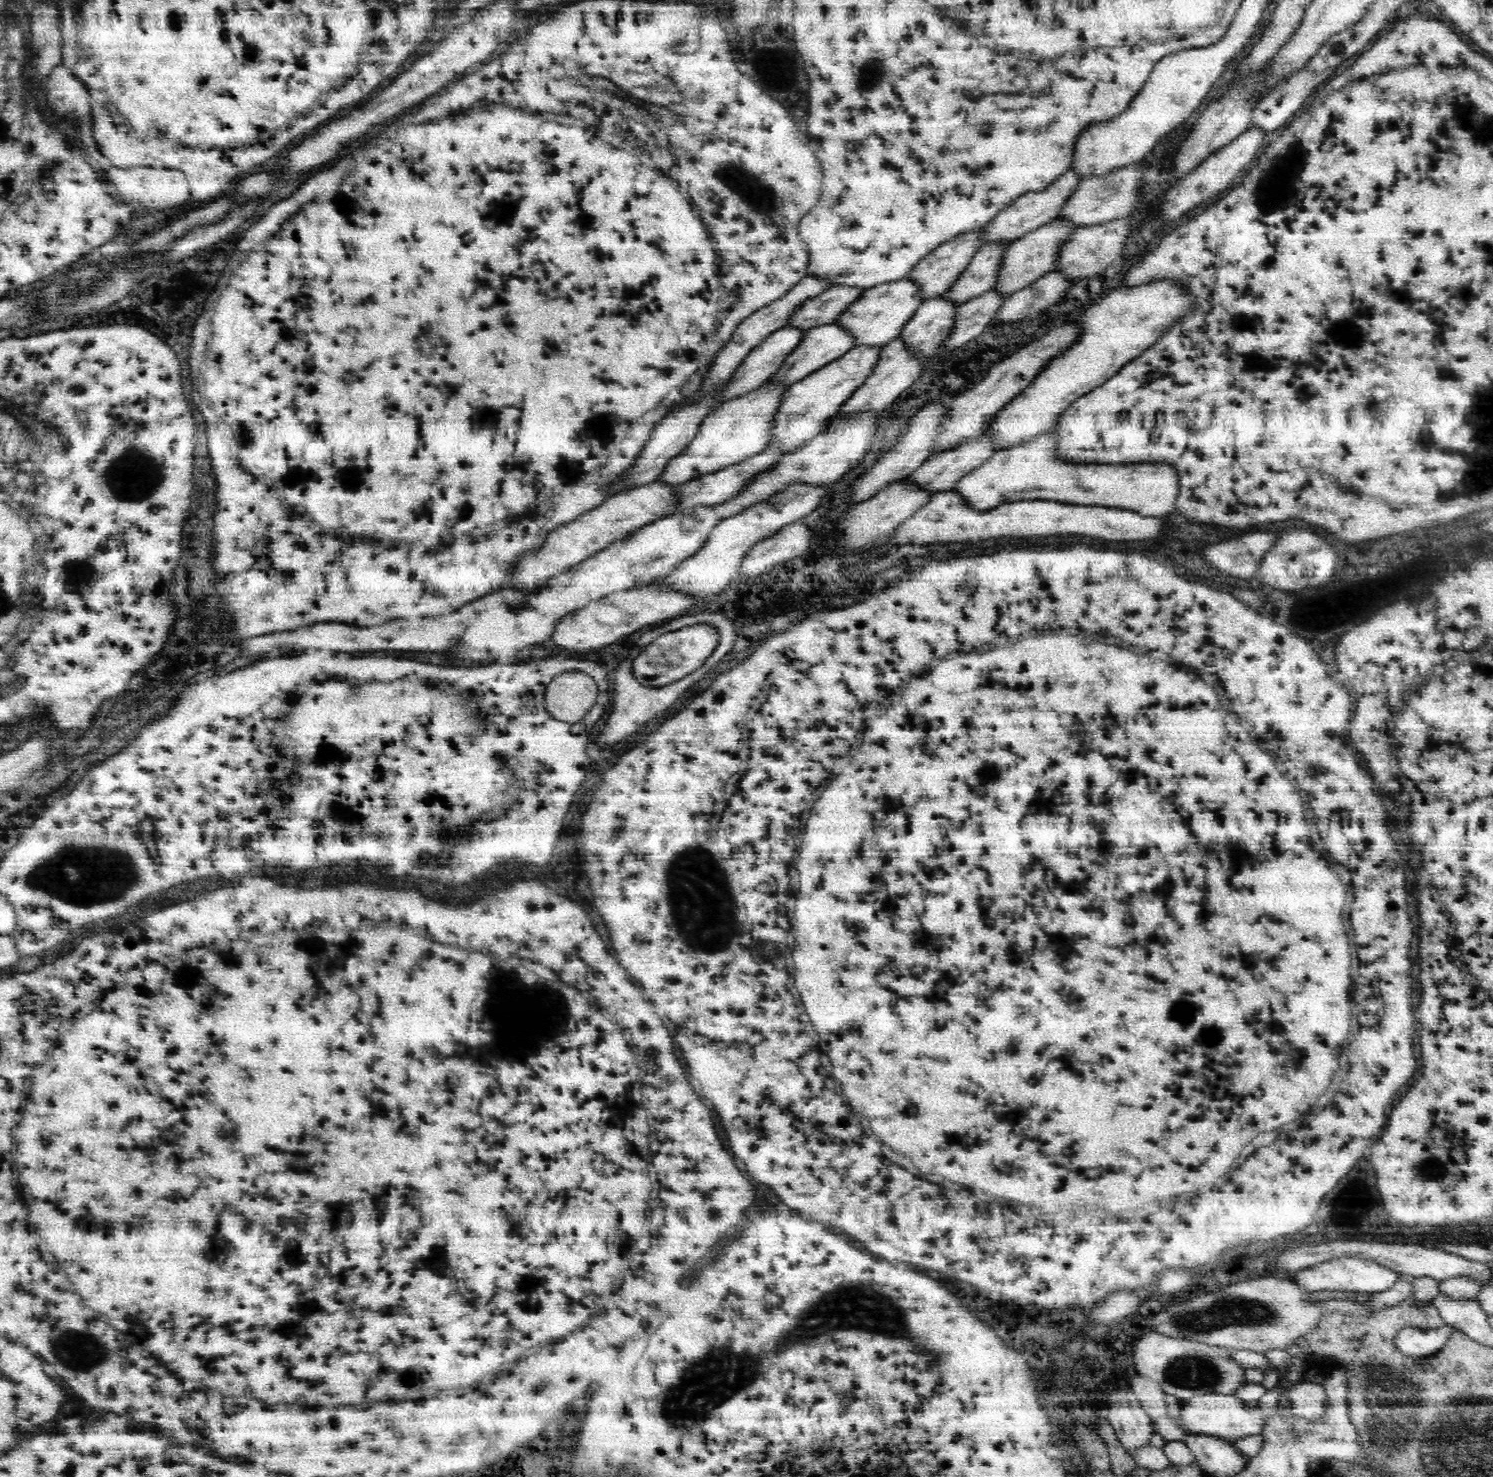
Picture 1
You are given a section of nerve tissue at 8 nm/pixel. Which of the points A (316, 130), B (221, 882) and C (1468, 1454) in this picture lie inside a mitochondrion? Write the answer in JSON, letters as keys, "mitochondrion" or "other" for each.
{"A":"other","B":"other","C":"mitochondrion"}

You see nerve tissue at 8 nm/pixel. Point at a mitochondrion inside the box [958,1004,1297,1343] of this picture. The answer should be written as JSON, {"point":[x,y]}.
{"point":[1202,1317]}

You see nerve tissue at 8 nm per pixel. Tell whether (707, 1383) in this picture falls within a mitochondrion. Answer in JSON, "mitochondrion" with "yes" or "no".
{"mitochondrion":"yes"}

